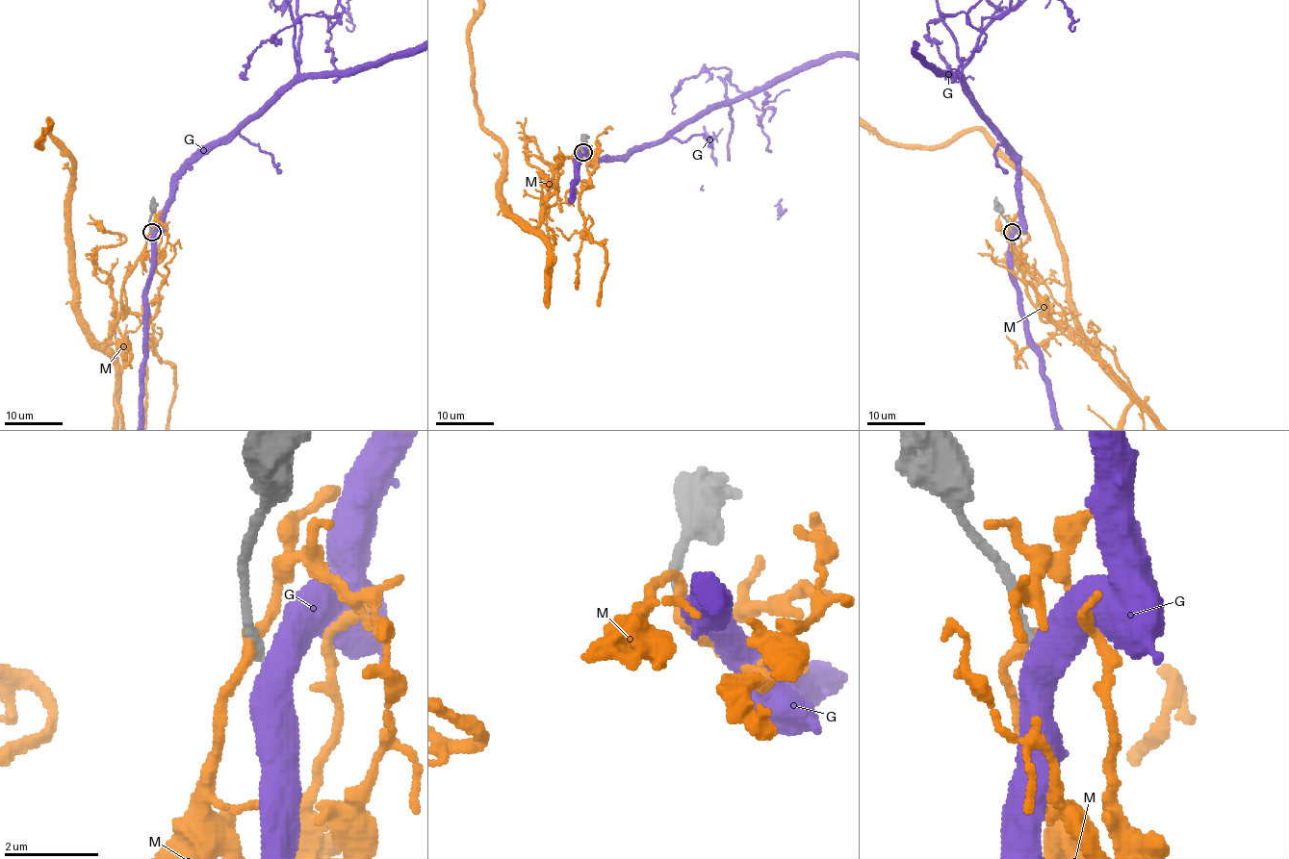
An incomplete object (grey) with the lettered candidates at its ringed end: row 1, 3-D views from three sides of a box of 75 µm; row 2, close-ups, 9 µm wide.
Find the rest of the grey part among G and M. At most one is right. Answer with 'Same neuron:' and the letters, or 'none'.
Same neuron: none

